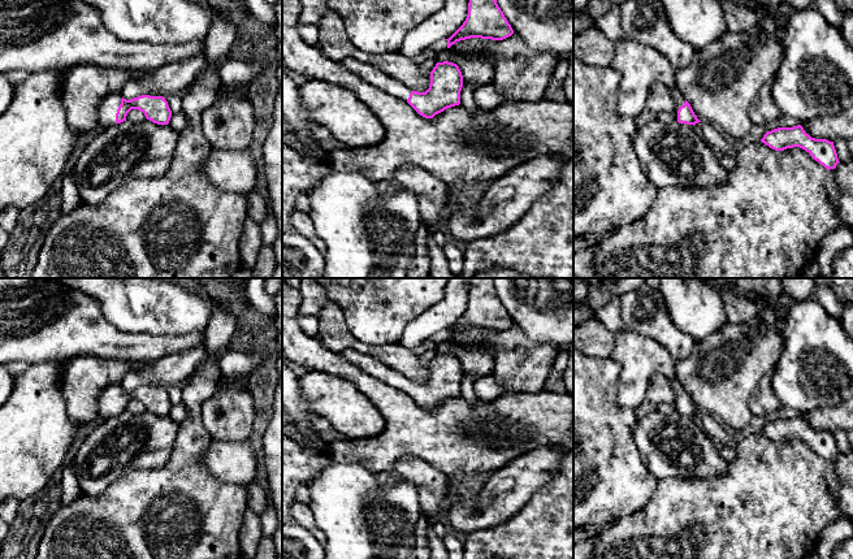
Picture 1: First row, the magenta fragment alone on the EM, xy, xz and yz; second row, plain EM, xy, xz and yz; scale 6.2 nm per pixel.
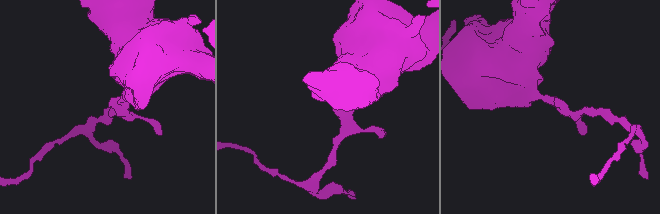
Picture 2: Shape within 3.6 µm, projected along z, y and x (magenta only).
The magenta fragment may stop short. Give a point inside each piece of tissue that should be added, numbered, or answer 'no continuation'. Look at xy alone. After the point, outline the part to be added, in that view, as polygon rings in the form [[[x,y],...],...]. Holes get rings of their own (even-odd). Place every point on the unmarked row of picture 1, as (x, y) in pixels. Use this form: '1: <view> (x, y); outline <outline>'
1: xy (108, 398); outline [[[114,384],[108,385],[99,396],[99,416],[109,417],[116,415],[116,404],[121,395],[121,387]]]

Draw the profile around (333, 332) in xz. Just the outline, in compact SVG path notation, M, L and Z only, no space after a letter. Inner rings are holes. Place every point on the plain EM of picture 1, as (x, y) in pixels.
M326 302L322 307L319 318L319 329L317 335L320 342L337 354L345 350L352 350L359 354L372 356L381 363L394 368L395 370L407 376L412 382L425 384L430 376L430 364L425 364L421 361L421 356L411 352L408 348L404 348L400 343L389 343L389 344L367 344L360 342L350 330L345 320L345 315L339 306Z

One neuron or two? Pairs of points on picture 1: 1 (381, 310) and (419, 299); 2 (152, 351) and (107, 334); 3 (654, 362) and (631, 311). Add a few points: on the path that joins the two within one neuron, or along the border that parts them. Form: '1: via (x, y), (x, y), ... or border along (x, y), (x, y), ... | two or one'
1: via (390, 303), (394, 299), (410, 299) | one
2: via (141, 347), (134, 343), (118, 343) | one
3: border along (627, 328), (652, 337), (667, 351) | two

